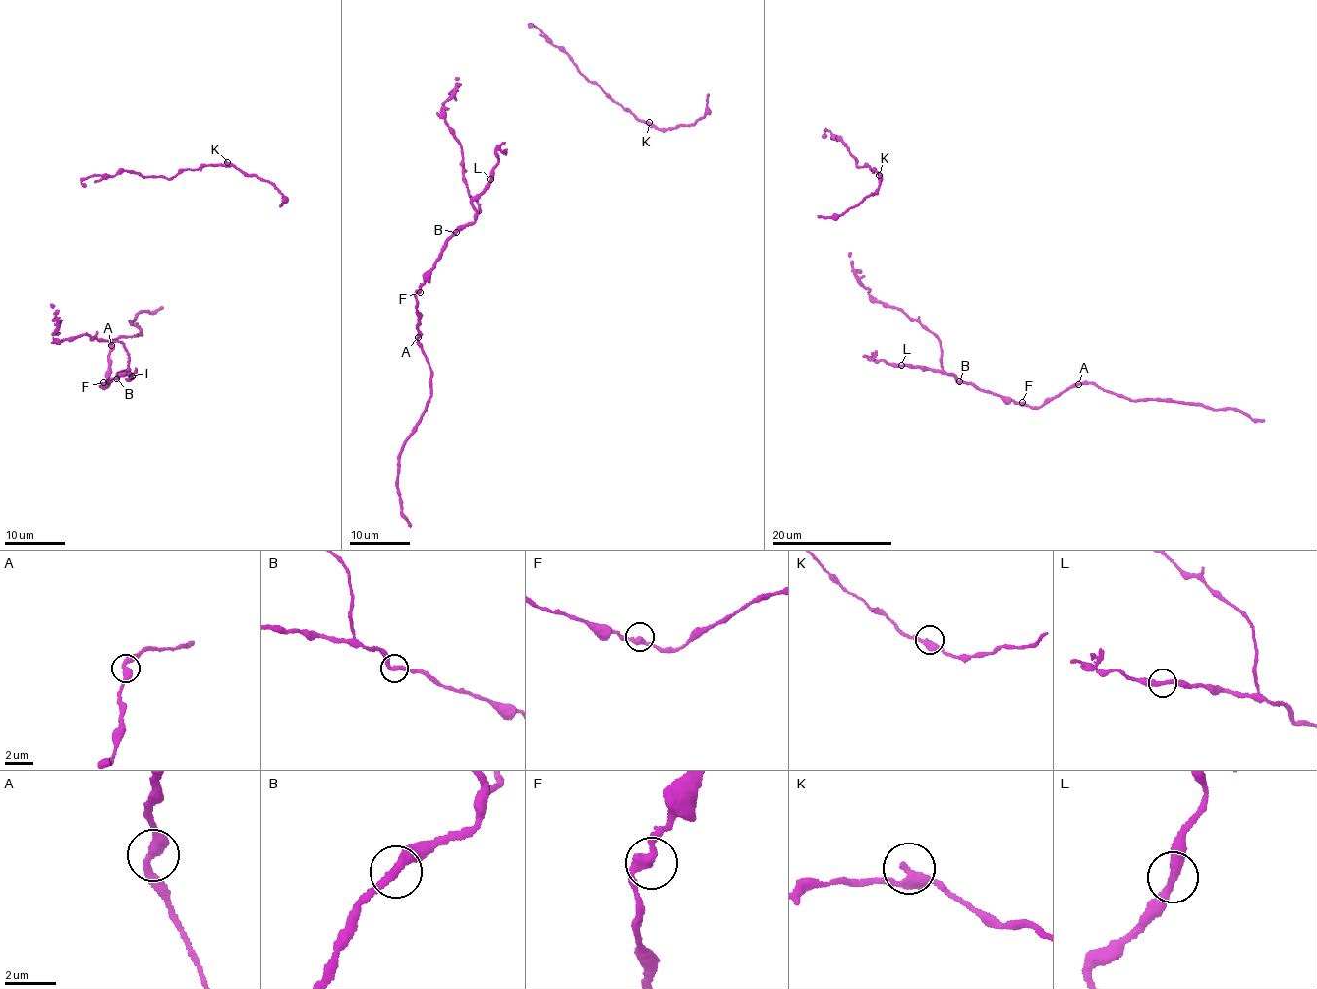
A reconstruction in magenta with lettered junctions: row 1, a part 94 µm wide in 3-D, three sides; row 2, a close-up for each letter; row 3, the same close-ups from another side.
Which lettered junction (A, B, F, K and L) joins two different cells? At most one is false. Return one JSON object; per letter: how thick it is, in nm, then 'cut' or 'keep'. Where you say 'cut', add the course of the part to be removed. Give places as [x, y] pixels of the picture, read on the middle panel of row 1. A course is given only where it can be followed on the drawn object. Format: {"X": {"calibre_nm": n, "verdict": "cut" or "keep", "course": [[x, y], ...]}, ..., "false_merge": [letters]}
{"A": {"calibre_nm": 340, "verdict": "keep"}, "B": {"calibre_nm": 320, "verdict": "keep"}, "F": {"calibre_nm": 340, "verdict": "keep"}, "K": {"calibre_nm": 380, "verdict": "keep"}, "L": {"calibre_nm": 320, "verdict": "keep"}, "false_merge": []}

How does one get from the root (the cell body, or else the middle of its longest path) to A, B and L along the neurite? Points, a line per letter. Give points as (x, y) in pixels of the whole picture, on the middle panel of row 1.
A: (458, 140), (468, 192), (476, 199), (480, 211), (447, 242), (429, 279), (419, 288), (416, 296), (418, 337)
B: (458, 140), (468, 192), (476, 199), (480, 211), (473, 222), (456, 232)
L: (458, 140), (468, 192), (479, 204), (480, 211), (477, 215), (472, 201), (490, 179)

